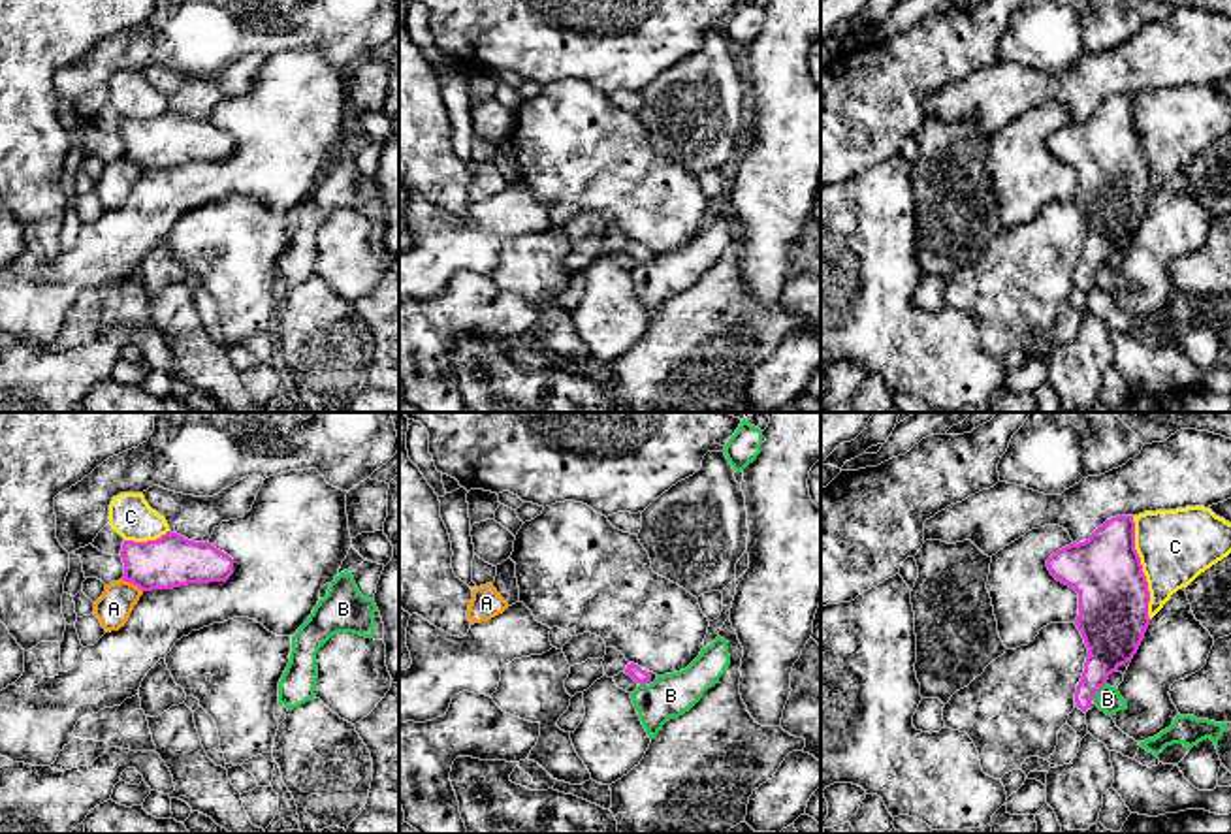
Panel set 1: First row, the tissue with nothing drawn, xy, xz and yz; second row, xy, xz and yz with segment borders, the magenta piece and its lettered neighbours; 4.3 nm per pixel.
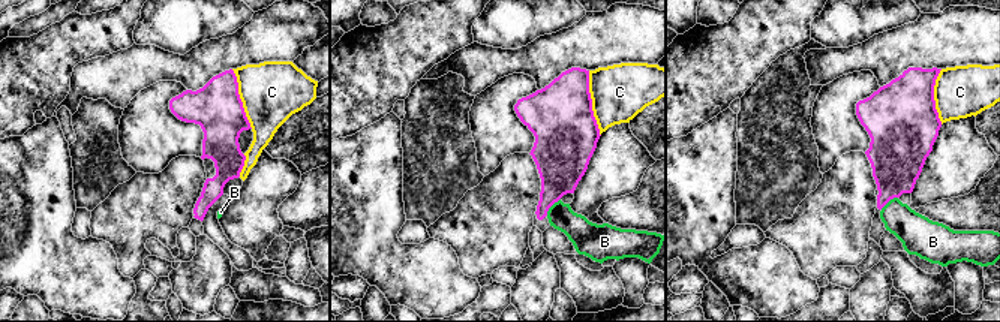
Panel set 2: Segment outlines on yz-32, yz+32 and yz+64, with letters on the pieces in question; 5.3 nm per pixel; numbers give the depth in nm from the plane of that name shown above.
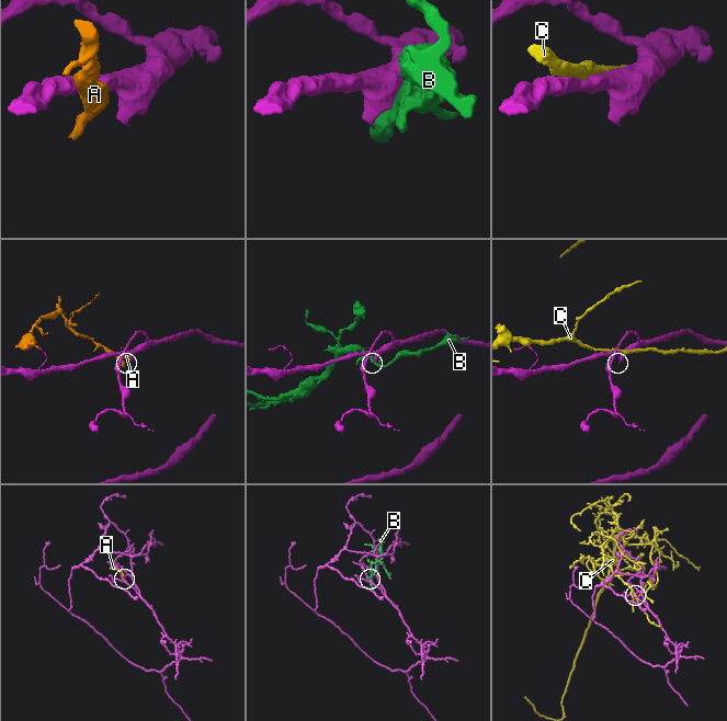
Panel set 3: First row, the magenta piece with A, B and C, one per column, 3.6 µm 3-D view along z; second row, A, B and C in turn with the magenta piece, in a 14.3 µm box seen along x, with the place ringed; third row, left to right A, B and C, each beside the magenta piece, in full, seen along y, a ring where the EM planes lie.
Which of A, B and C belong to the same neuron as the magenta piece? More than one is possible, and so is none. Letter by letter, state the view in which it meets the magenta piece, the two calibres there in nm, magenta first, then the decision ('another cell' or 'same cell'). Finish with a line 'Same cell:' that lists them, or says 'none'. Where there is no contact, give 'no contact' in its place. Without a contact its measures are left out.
A: xy | 220/150 nm | another cell
B: yz | 260/110 nm | another cell
C: yz | 300/320 nm | another cell
Same cell: none

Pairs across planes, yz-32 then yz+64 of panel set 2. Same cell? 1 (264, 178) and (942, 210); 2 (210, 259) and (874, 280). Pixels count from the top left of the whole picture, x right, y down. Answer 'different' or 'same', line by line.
1: different
2: same

